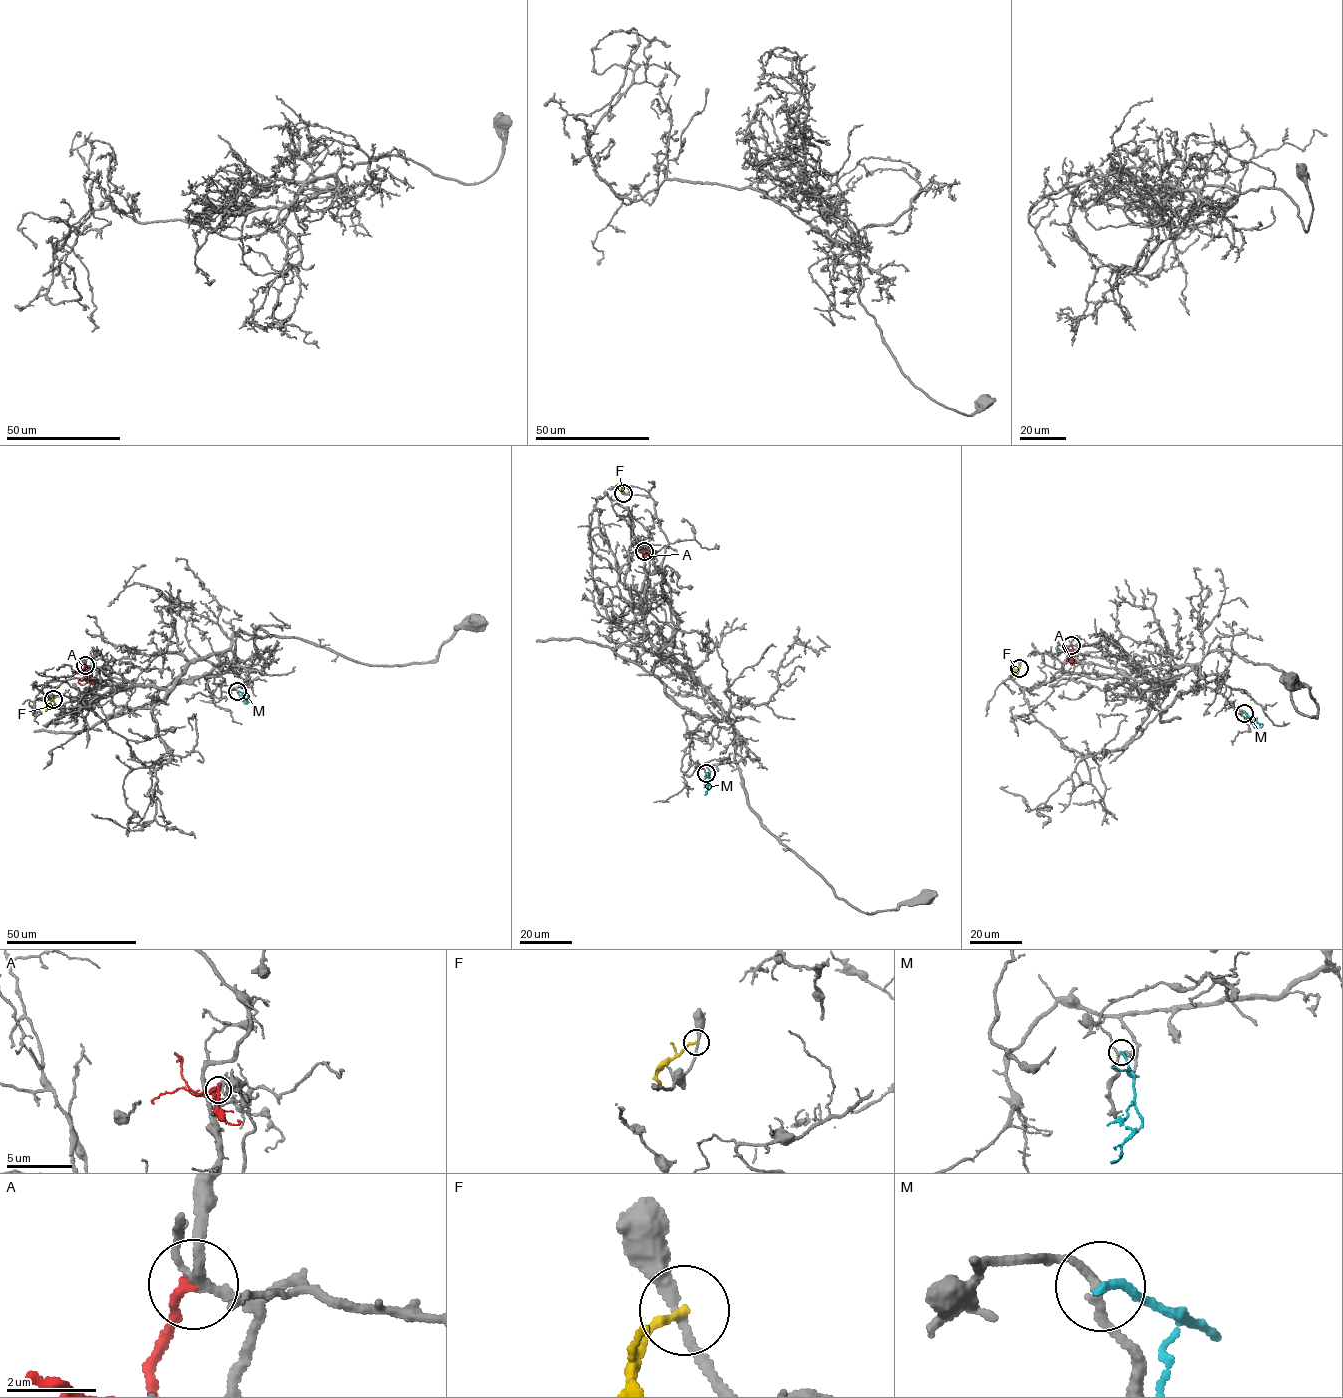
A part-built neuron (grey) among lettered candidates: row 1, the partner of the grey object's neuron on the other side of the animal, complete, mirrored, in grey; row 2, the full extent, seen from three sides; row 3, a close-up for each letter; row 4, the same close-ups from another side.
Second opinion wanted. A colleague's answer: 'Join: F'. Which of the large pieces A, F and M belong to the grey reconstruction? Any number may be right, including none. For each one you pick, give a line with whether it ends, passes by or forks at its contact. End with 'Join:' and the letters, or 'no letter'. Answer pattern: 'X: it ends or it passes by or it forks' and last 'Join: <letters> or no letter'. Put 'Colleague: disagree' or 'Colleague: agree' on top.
Colleague: disagree
Join: no letter

